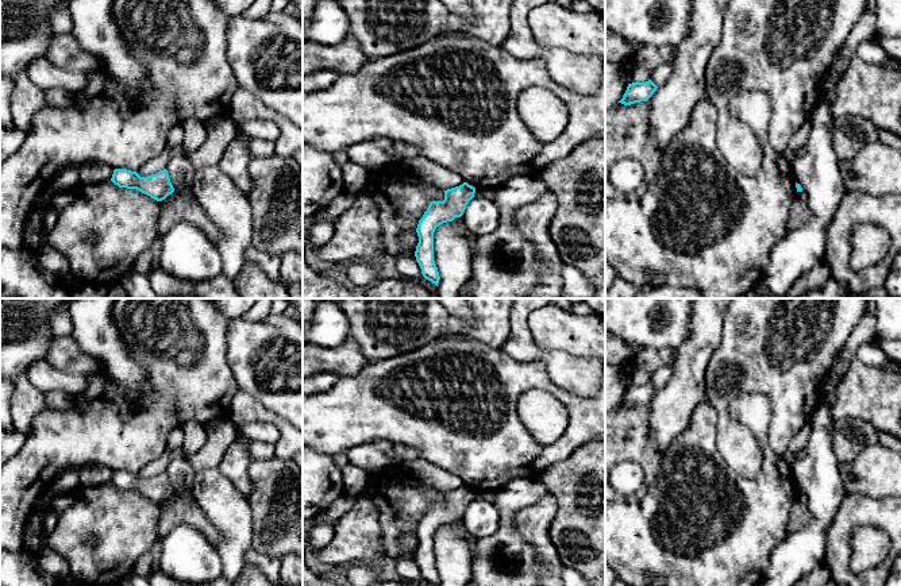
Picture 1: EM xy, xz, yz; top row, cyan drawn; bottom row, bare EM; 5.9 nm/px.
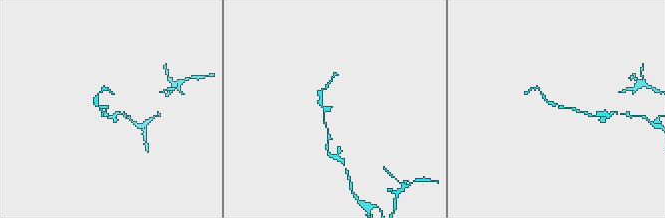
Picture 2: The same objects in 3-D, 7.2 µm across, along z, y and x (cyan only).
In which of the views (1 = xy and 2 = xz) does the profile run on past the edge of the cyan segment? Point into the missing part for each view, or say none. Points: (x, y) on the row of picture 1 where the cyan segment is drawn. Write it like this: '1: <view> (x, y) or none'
1: none
2: none

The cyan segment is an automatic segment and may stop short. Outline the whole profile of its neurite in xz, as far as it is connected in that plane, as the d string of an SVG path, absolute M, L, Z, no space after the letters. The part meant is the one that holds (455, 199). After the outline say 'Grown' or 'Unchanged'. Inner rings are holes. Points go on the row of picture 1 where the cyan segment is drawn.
M463 182L459 186L444 190L443 201L431 201L423 217L419 220L416 232L419 243L415 257L426 279L438 286L439 271L434 261L434 232L447 221L461 217L469 201L474 197L475 188Z. Unchanged

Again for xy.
M115 169L111 181L119 188L136 189L157 201L165 200L174 192L166 169L147 177L127 169Z. Unchanged

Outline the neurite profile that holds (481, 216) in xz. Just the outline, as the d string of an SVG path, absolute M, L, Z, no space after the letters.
M484 194L474 196L461 216L466 230L481 236L493 232L500 223L500 211L493 200Z

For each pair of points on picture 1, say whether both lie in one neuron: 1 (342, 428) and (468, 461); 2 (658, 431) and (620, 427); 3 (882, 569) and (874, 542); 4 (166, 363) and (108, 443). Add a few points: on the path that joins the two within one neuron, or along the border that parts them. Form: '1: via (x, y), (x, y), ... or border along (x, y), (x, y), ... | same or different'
1: via (373, 427), (434, 427), (436, 430) | same
2: border along (646, 404), (647, 434), (661, 455) | different
3: border along (886, 552), (882, 561), (865, 571) | different
4: via (166, 386), (166, 398), (131, 434) | same

